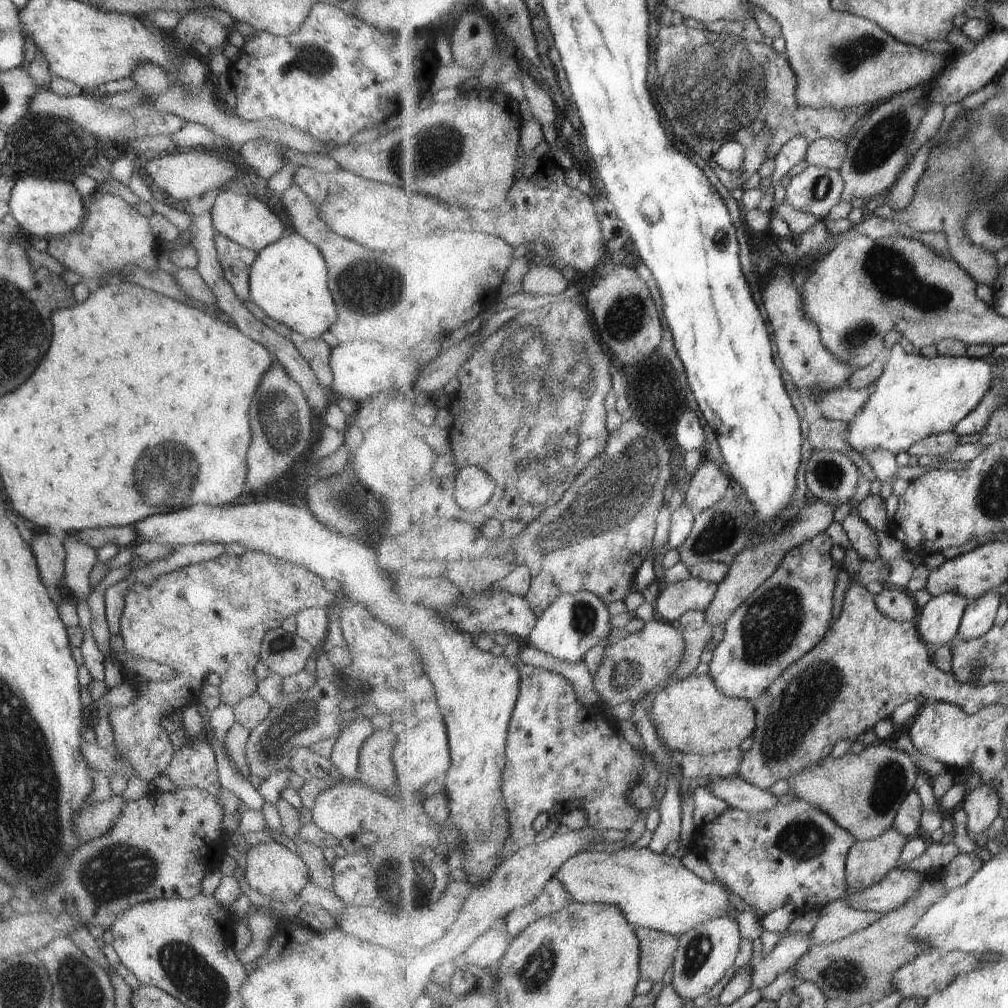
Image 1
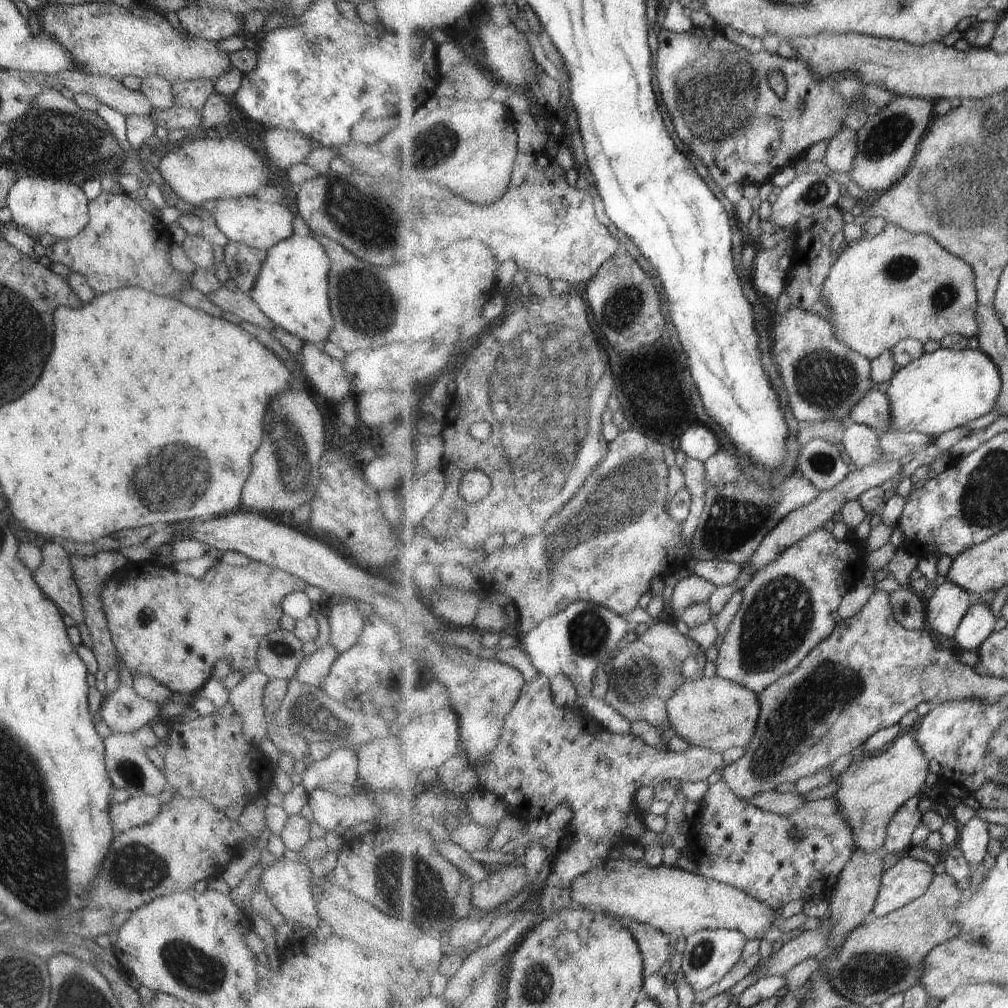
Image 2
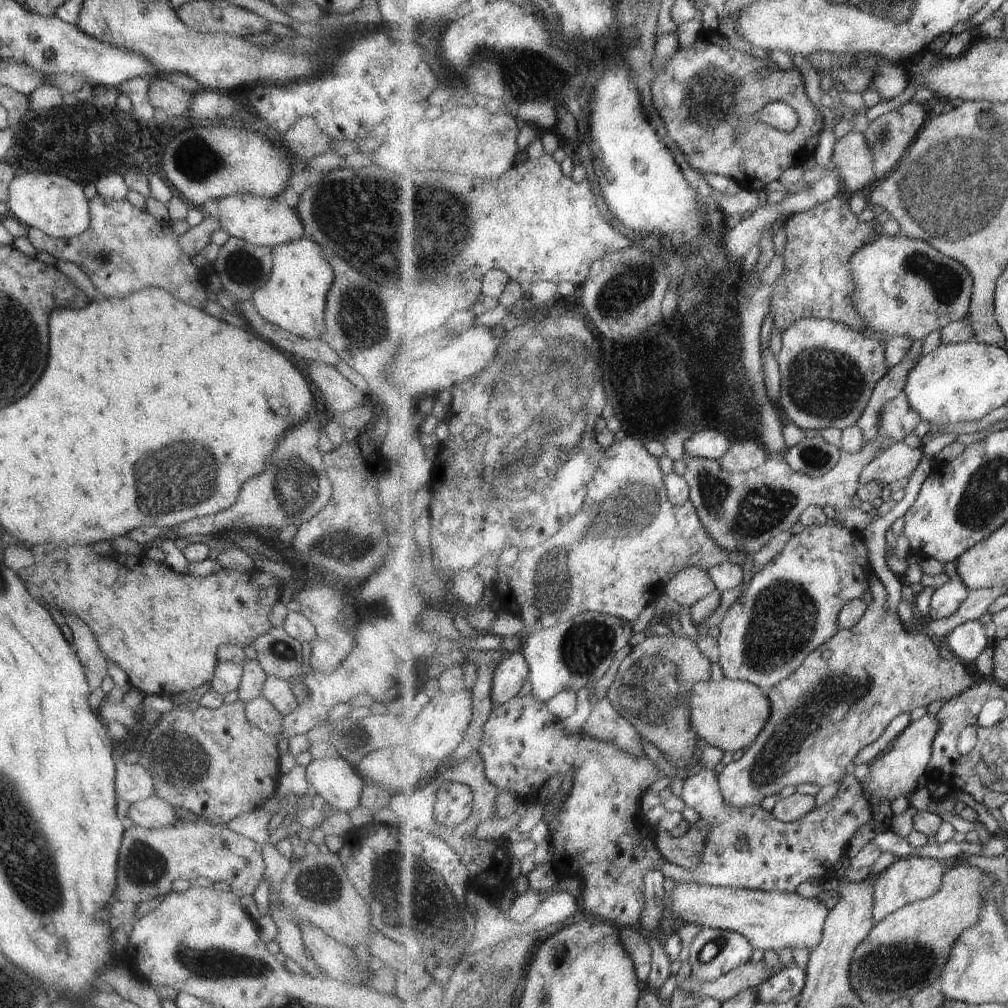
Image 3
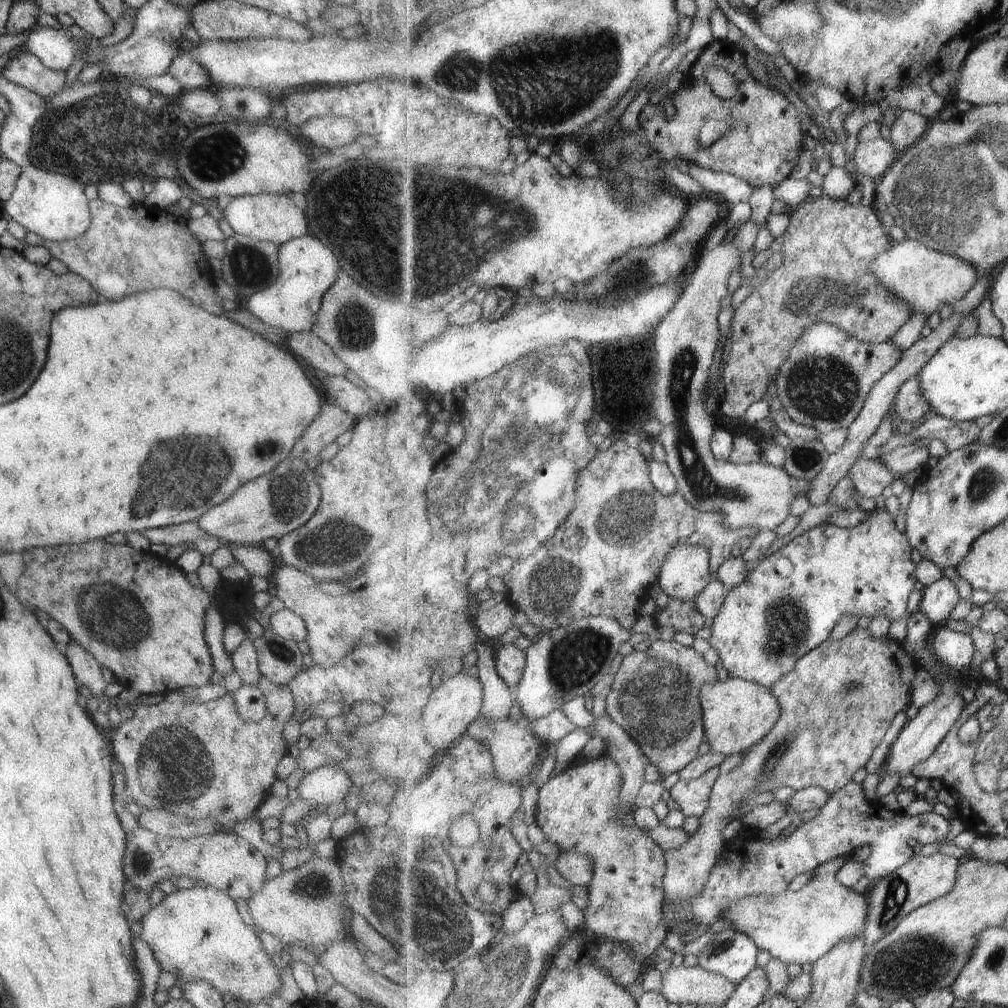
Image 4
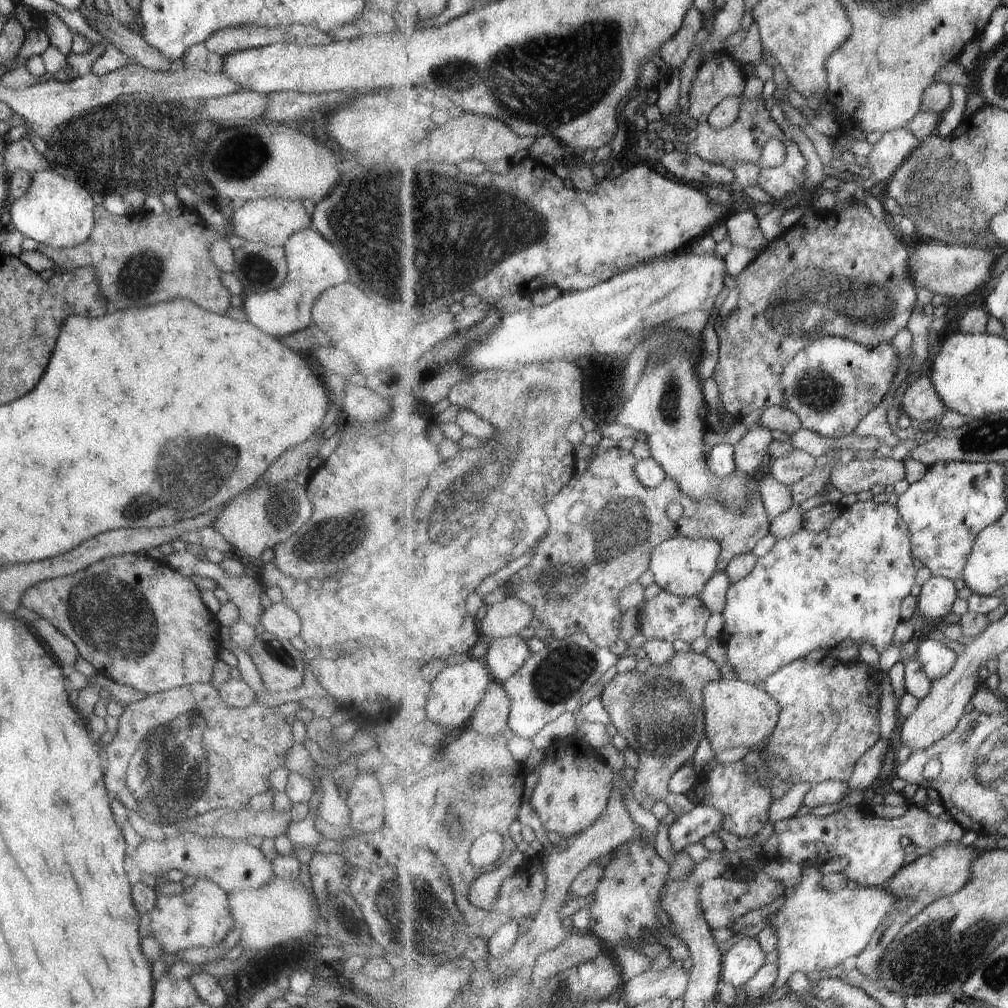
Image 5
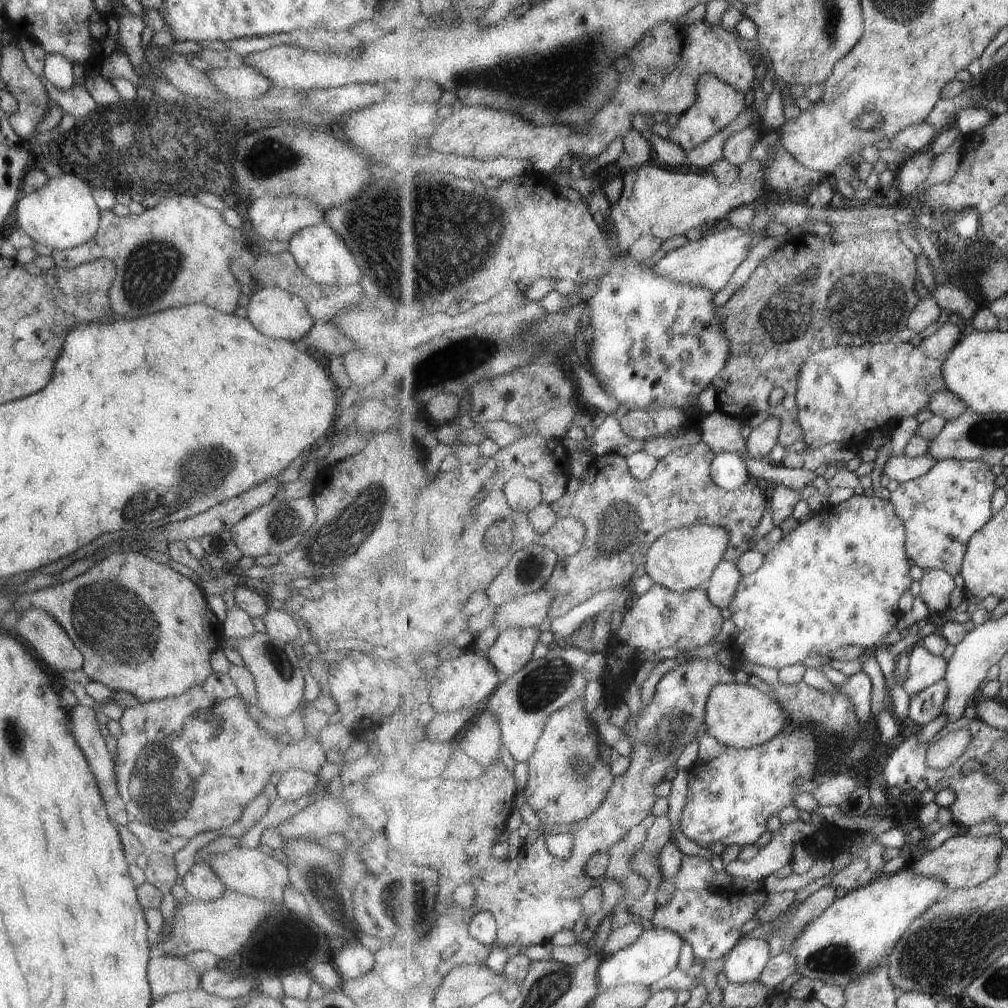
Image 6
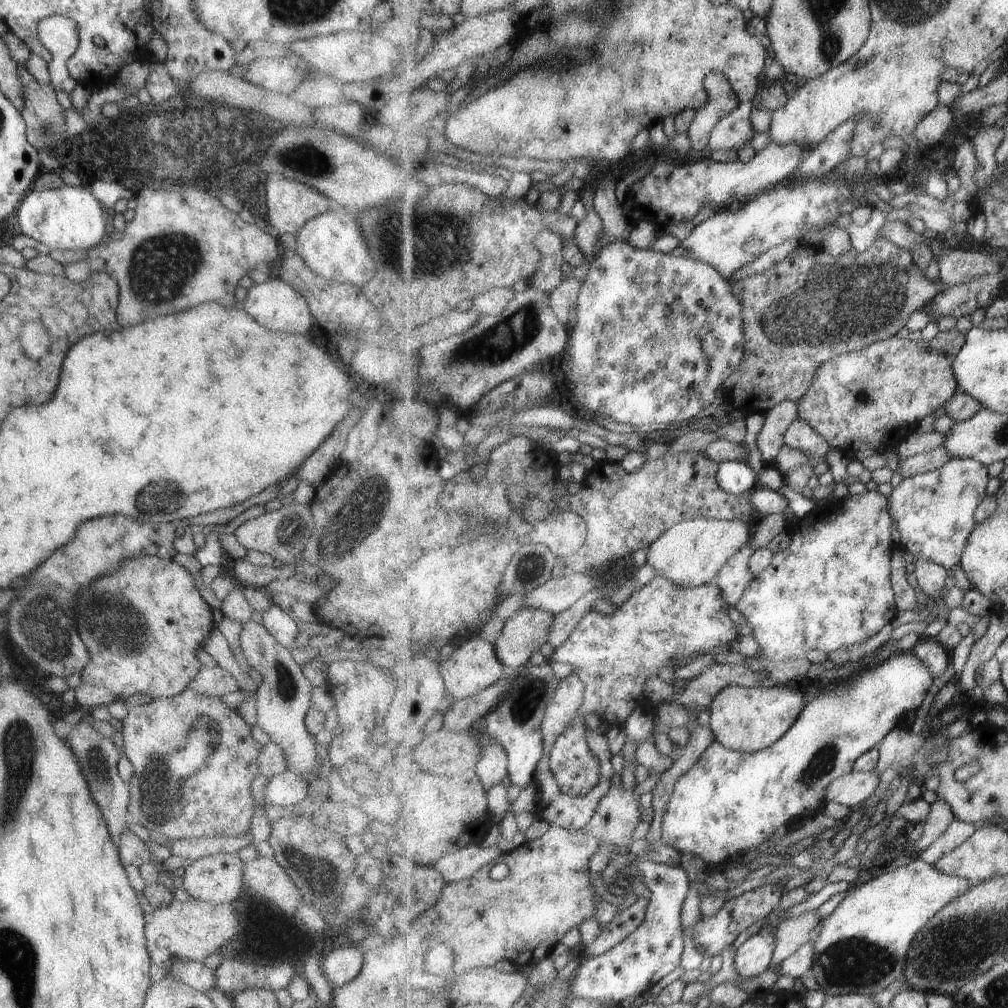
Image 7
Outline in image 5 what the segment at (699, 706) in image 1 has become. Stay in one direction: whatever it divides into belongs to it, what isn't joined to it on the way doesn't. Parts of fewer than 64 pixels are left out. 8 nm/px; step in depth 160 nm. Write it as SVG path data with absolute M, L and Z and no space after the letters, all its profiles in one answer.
M721 679L704 688L706 737L715 753L733 747L763 746L780 720L780 703L763 687L739 679Z

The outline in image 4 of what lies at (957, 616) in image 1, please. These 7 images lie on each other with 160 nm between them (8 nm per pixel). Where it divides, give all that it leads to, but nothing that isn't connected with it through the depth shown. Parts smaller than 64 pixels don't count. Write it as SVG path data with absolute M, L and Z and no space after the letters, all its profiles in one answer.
M943 577L923 591L924 597L920 609L931 619L936 628L940 627L950 618L959 604L959 590L950 579Z

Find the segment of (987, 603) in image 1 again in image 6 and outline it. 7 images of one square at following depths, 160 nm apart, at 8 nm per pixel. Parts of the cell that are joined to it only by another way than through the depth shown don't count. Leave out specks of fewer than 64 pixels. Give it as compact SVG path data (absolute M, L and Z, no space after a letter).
M921 643L911 650L908 660L906 680L901 689L909 696L946 678L948 662L945 662L945 658L933 654Z

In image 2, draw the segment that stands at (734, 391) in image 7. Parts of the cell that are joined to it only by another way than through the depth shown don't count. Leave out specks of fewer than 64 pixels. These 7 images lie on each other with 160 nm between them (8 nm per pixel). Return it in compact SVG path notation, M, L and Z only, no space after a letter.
M835 205L824 208L813 216L802 218L798 222L793 242L795 248L793 248L793 254L790 256L792 263L787 270L784 285L784 289L791 300L790 307L802 308L803 310L821 315L829 322L832 322L832 312L822 299L822 290L835 261L846 248L846 244L843 243L835 252L831 252L831 238L845 224L843 213Z

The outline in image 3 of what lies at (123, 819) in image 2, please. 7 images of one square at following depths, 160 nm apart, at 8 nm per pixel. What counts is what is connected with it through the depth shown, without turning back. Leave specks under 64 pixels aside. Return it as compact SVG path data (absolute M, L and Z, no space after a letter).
M153 794L133 803L127 812L132 826L144 829L158 829L177 819L173 807Z

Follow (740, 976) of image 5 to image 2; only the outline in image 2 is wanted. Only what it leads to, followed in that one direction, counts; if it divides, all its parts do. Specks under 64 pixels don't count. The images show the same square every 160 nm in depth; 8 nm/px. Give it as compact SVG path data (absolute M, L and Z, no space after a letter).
M711 929L702 930L684 939L682 948L682 961L680 975L685 976L686 982L691 986L695 993L707 990L711 986L720 983L733 967L741 960L743 949L747 944L748 938L740 931L733 929Z

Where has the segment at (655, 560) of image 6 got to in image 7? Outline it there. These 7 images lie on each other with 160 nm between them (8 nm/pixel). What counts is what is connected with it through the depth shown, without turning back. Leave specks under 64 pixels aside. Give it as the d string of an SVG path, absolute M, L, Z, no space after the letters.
M697 518L681 522L675 527L667 530L656 542L648 548L646 559L647 563L656 571L656 576L669 578L677 586L683 588L695 589L717 581L723 566L749 542L751 538L751 528L749 522L740 522L737 520L716 520L707 518Z

